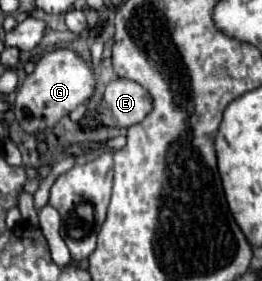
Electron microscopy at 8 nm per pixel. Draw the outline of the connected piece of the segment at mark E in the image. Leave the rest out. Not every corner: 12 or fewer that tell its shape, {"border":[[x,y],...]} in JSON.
{"border":[[111,81],[97,125],[141,123],[153,99],[139,83]]}

